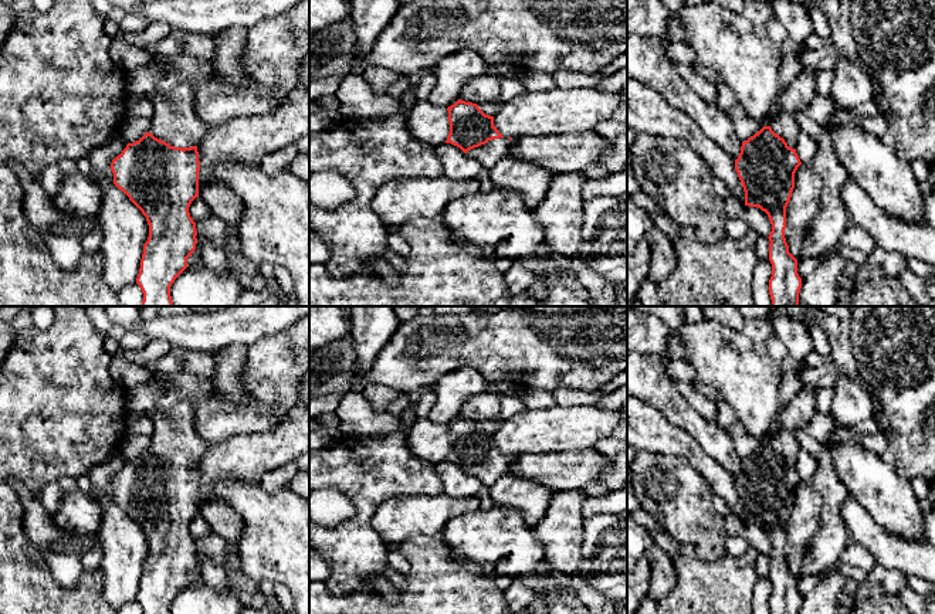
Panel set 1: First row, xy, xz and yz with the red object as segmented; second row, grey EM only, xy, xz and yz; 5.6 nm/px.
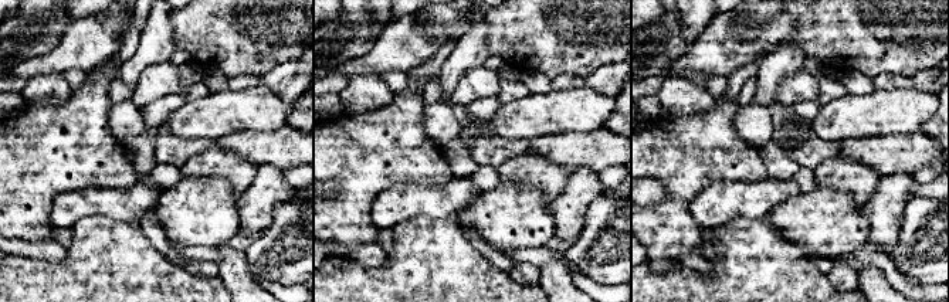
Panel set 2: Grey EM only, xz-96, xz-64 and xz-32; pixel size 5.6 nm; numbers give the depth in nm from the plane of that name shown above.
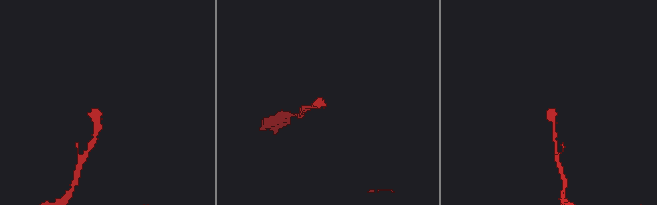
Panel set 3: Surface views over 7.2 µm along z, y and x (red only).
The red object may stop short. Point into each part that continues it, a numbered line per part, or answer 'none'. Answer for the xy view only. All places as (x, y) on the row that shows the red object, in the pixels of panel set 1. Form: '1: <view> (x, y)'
1: xy (175, 121)

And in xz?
1: xz (493, 151)

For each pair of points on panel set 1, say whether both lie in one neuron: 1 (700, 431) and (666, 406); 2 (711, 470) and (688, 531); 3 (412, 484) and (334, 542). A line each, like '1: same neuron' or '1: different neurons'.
1: same neuron
2: different neurons
3: same neuron

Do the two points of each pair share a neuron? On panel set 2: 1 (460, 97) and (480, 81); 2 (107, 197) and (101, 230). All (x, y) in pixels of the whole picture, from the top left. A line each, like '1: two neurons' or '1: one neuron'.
1: one neuron
2: two neurons

